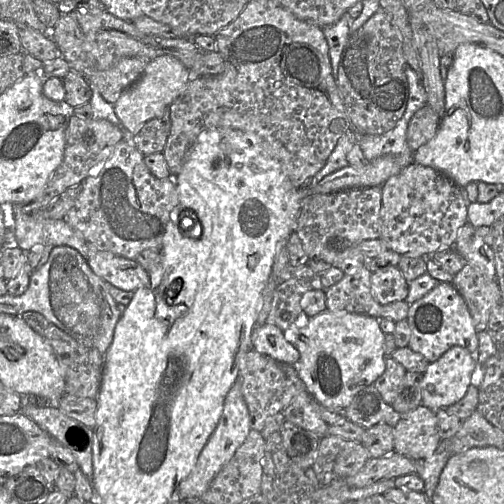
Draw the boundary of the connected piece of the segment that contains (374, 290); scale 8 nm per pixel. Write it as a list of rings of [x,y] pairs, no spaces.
[[[397,266],[382,268],[371,274],[370,294],[381,305],[406,300],[408,282]]]

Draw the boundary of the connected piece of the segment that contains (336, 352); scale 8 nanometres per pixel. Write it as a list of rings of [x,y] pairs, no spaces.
[[[325,310],[311,318],[305,318],[305,325],[296,332],[295,347],[300,353],[300,359],[292,366],[297,370],[306,390],[320,405],[345,409],[359,391],[373,385],[384,373],[384,338],[385,334],[375,317],[347,311]]]

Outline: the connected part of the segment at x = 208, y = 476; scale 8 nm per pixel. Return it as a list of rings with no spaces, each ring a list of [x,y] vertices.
[[[238,375],[236,382],[226,395],[223,411],[215,430],[201,450],[191,473],[178,485],[180,499],[200,498],[208,490],[215,476],[246,440],[250,430],[250,414],[241,391],[241,381]]]

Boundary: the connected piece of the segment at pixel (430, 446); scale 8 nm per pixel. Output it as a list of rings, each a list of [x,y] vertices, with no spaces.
[[[421,404],[403,416],[396,416],[393,436],[395,452],[423,461],[435,452],[441,442],[436,412]]]

